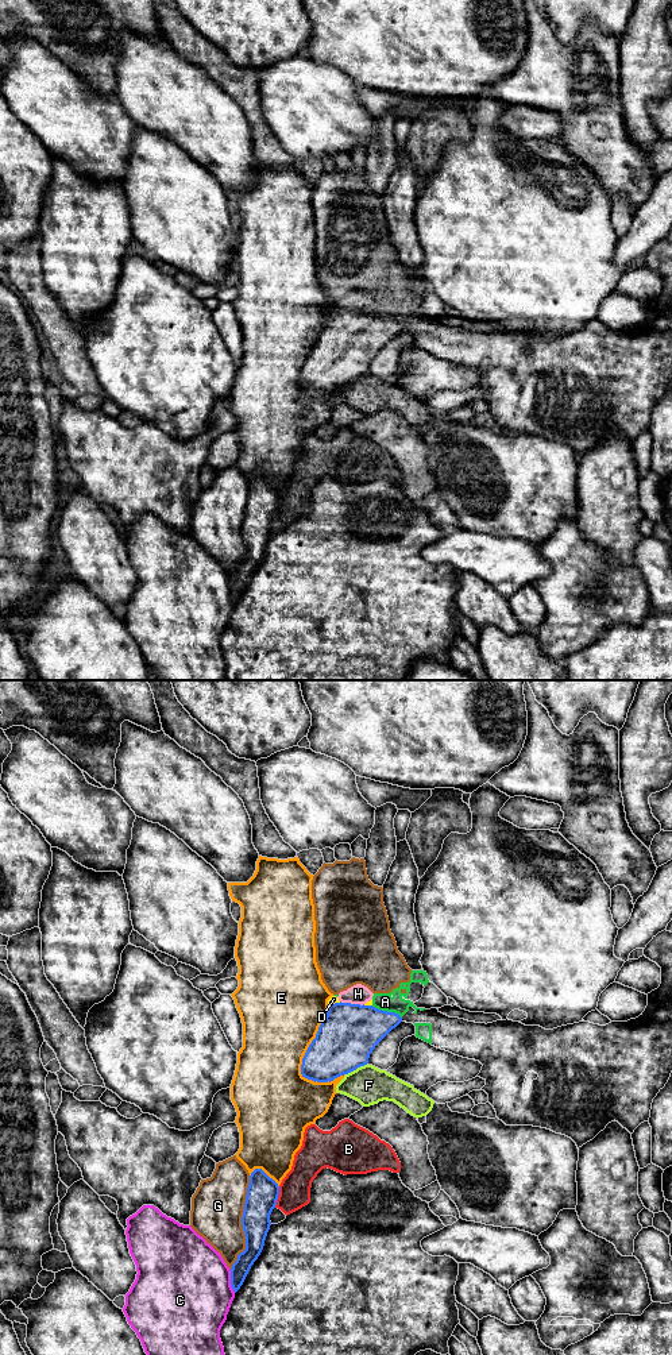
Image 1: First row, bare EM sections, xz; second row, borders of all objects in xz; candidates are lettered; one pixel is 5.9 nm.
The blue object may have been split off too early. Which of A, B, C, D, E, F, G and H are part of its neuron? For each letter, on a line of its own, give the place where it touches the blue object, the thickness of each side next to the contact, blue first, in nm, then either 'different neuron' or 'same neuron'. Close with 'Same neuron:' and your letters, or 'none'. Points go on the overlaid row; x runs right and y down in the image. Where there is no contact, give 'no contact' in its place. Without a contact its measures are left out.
A: contact xz (386, 1011); calibres 340 and 100 nm; different neuron
B: contact xz (277, 1197); calibres 190 and 190 nm; different neuron
C: contact xz (231, 1281); calibres 110 and 500 nm; different neuron
D: contact xz (335, 1003); calibres 340 and 50 nm; different neuron
E: contact xz (309, 1046); calibres 340 and 480 nm; different neuron
F: contact xz (356, 1068); calibres 340 and 240 nm; different neuron
G: contact xz (242, 1223); calibres 190 and 320 nm; different neuron
H: contact xz (352, 1004); calibres 340 and 120 nm; same neuron
Same neuron: H

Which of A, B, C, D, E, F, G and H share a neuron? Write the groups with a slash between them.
A D G / B / C / E / F / H

